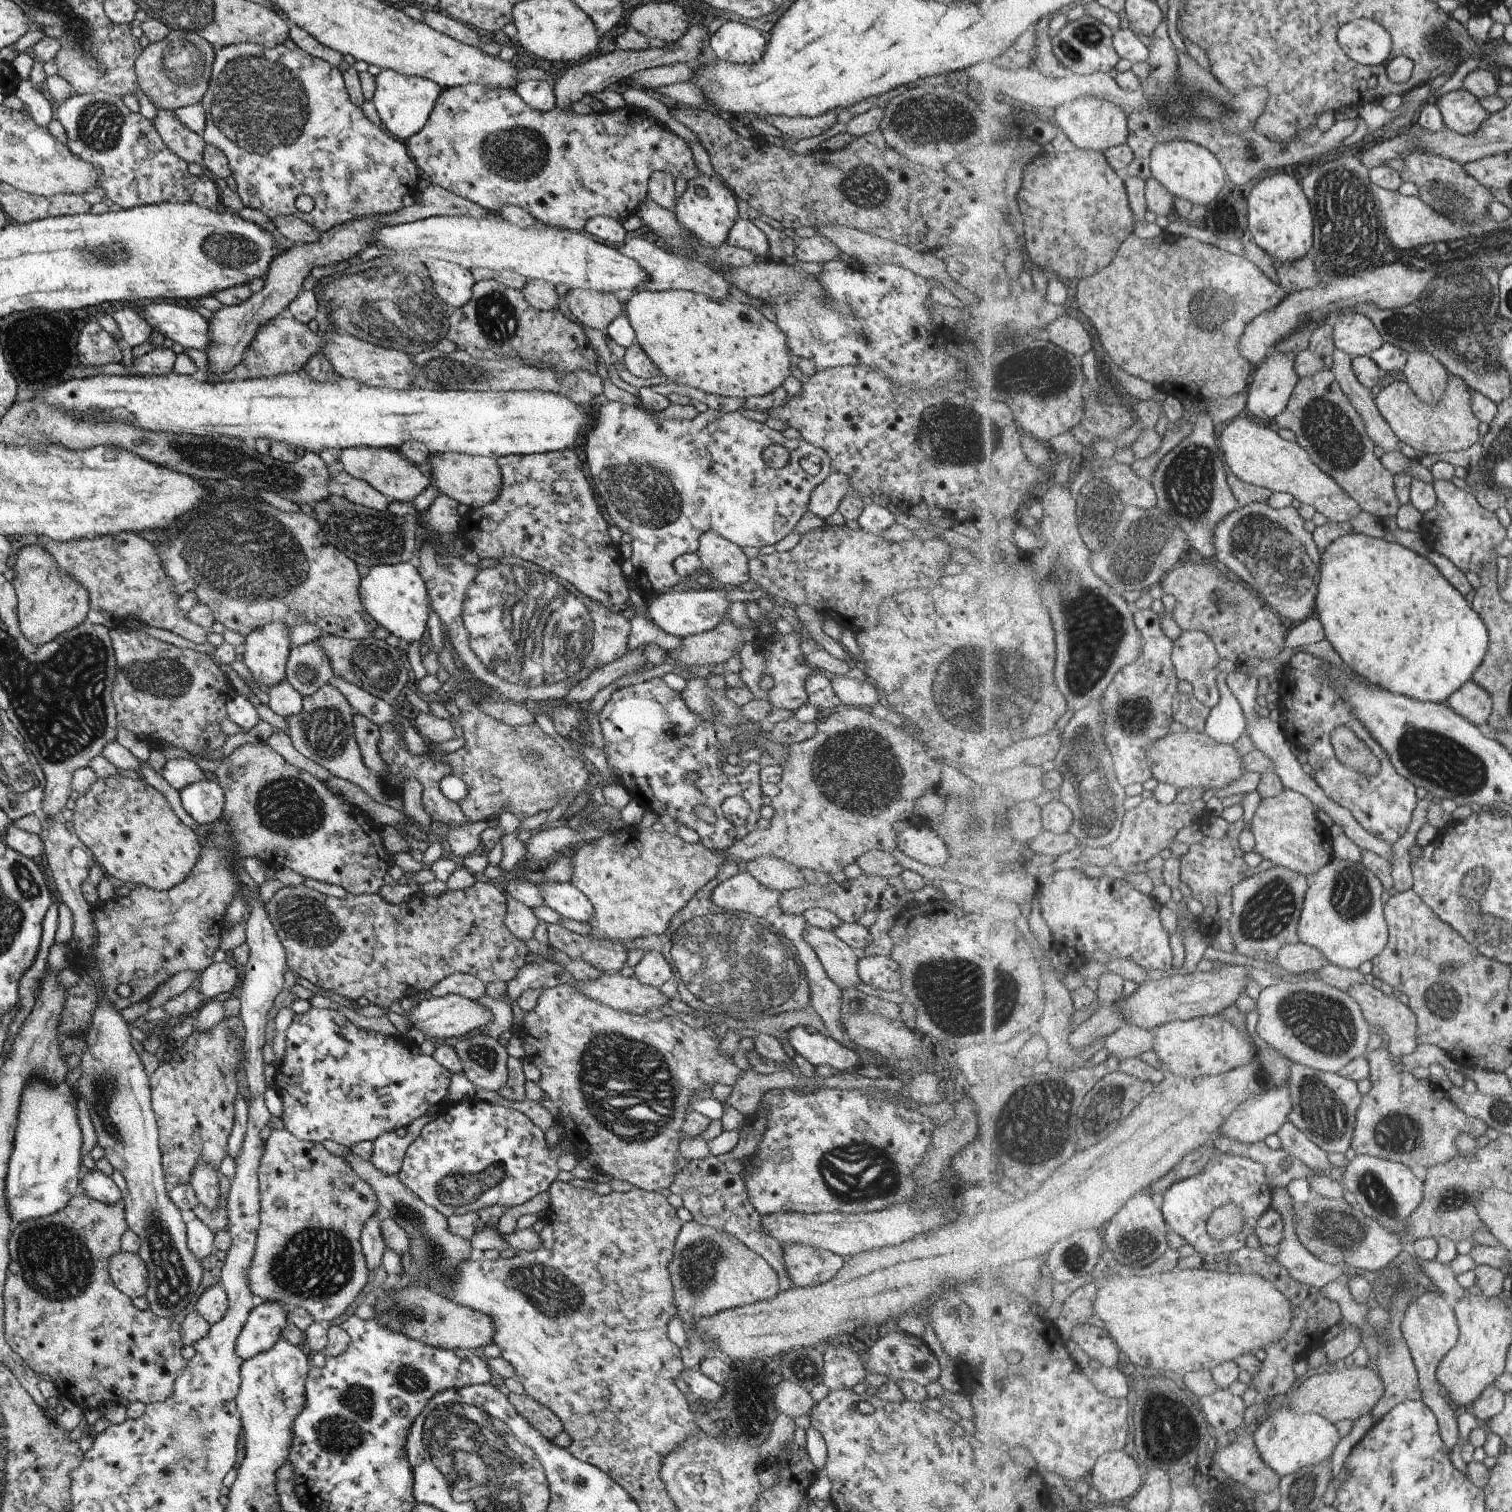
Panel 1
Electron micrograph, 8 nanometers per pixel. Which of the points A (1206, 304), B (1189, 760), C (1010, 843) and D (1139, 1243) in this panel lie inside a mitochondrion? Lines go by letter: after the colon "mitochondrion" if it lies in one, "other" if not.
A: mitochondrion
B: other
C: other
D: mitochondrion

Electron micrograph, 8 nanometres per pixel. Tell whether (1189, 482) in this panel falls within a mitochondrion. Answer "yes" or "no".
yes

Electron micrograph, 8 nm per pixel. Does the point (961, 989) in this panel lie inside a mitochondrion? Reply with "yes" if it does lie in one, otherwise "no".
yes

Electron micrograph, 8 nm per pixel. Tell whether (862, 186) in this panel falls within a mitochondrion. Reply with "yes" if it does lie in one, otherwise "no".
yes

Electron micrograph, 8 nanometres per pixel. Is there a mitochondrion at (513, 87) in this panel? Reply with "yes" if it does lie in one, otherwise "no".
no

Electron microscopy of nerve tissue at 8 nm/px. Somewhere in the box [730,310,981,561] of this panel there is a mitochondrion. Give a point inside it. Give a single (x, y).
(807, 338)

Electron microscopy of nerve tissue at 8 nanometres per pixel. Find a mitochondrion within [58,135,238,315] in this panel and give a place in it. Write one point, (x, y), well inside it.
(105, 253)

